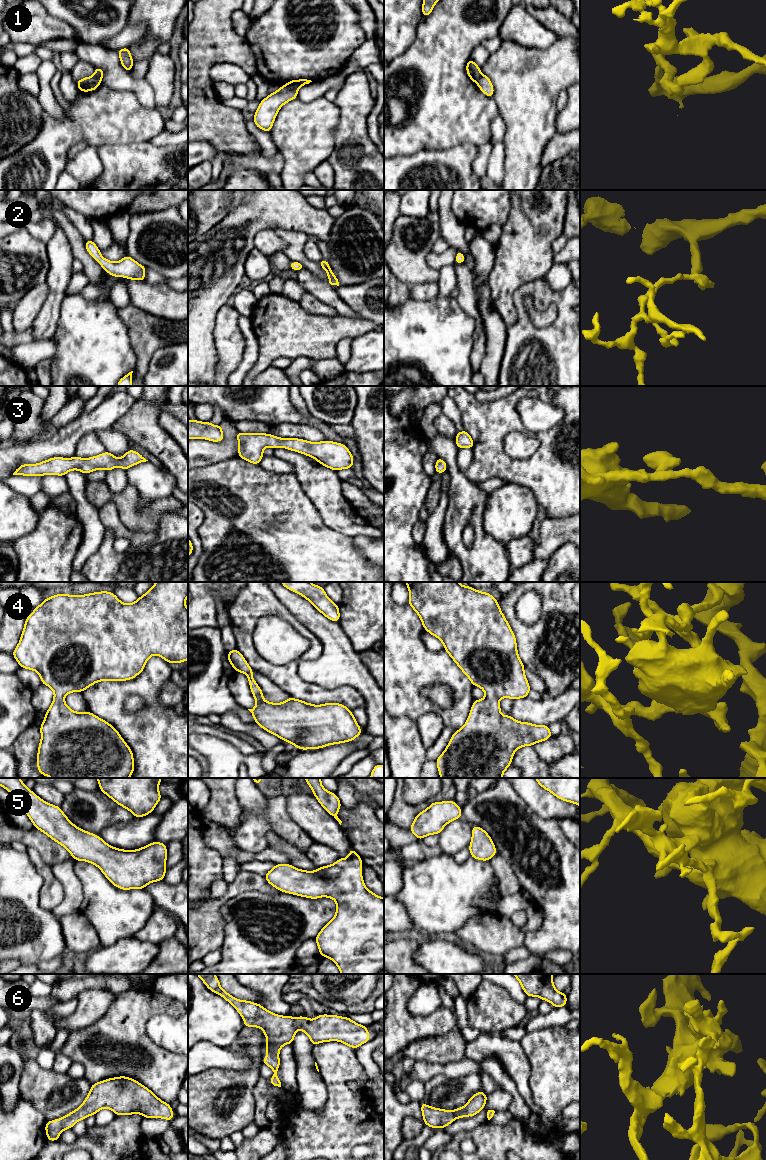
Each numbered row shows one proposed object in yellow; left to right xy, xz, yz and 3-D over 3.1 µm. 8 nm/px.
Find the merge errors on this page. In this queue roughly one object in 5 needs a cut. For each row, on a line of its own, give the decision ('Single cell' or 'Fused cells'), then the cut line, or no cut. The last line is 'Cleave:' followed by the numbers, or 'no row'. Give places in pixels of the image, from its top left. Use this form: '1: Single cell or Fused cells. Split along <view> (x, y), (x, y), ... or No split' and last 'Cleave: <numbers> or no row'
1: Fused cells. Split along xz (286, 84), (296, 90)
2: Single cell. No split
3: Single cell. No split
4: Single cell. No split
5: Single cell. No split
6: Single cell. No split
Cleave: 1

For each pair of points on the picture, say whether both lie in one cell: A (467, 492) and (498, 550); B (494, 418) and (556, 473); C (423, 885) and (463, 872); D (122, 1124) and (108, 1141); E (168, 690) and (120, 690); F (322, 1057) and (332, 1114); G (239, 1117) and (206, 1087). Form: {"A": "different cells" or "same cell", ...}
{"A": "same cell", "B": "same cell", "C": "same cell", "D": "same cell", "E": "different cells", "F": "same cell", "G": "same cell"}

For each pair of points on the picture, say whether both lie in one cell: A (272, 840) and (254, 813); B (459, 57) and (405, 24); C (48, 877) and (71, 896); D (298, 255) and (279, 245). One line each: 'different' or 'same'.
A: different
B: different
C: different
D: different

